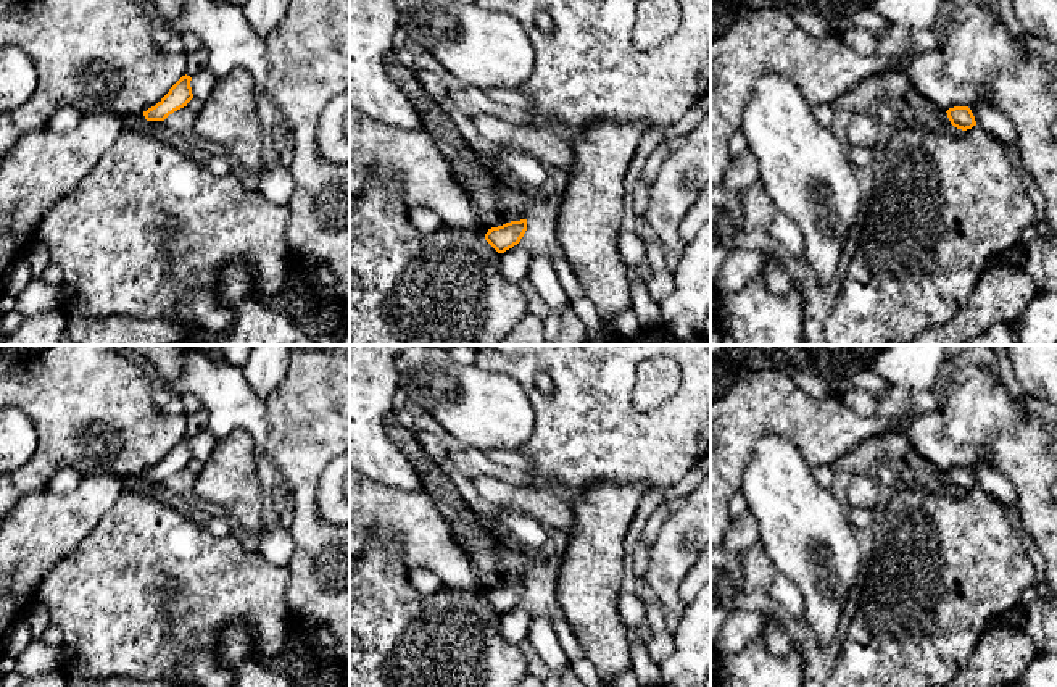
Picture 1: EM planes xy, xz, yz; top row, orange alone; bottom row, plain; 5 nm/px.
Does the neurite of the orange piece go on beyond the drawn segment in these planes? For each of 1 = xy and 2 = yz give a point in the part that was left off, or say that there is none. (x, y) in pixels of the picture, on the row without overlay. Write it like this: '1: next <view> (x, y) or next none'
1: next none
2: next none

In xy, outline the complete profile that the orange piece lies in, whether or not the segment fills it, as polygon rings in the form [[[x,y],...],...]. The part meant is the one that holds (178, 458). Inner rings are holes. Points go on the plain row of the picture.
[[[182,437],[155,468],[143,473],[145,481],[164,482],[174,473],[187,468],[193,460],[190,442],[190,437]]]

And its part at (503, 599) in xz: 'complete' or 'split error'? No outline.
complete

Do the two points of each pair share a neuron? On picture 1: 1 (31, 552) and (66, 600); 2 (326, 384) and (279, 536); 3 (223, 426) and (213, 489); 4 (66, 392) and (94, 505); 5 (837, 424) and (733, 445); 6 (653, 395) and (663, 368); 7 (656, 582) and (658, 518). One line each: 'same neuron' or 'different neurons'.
1: different neurons
2: different neurons
3: different neurons
4: different neurons
5: same neuron
6: same neuron
7: different neurons

